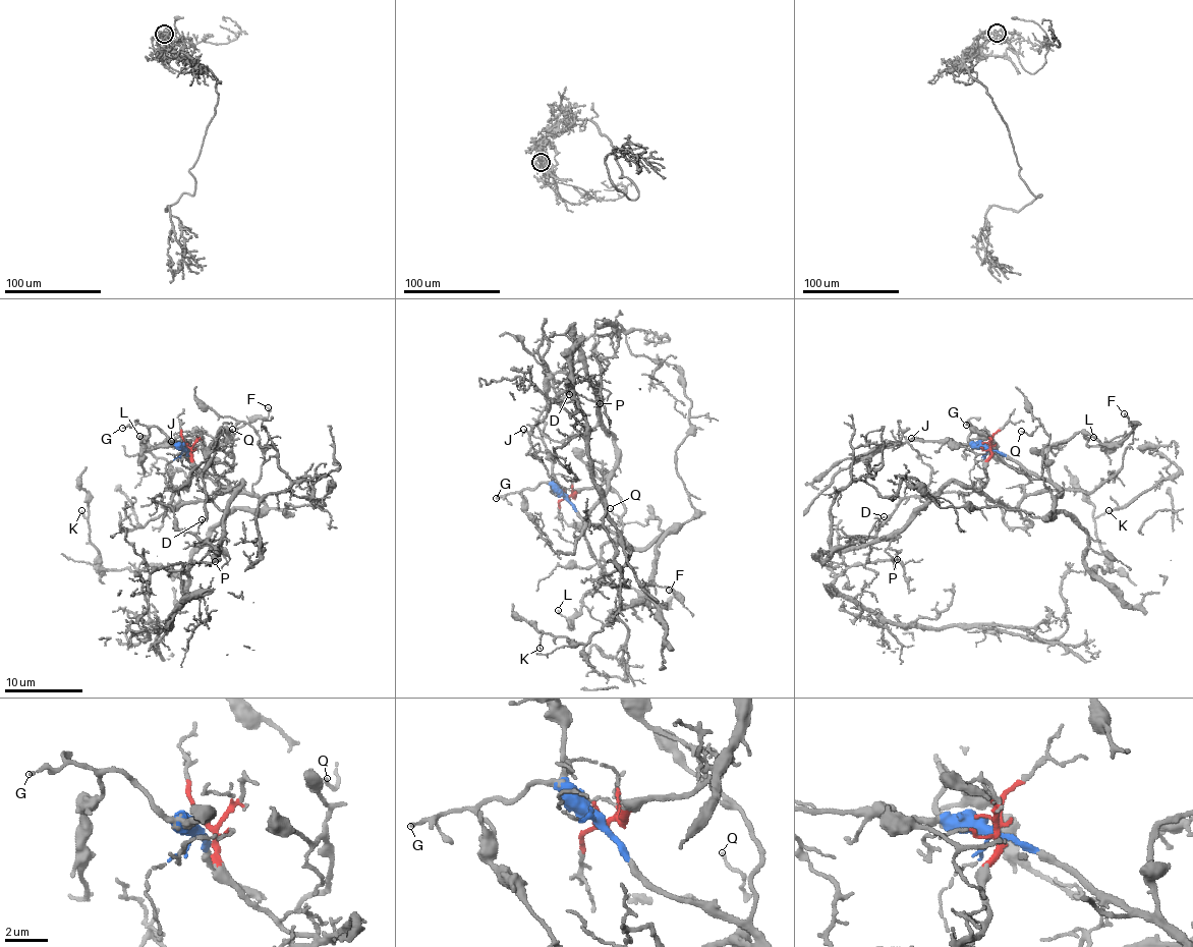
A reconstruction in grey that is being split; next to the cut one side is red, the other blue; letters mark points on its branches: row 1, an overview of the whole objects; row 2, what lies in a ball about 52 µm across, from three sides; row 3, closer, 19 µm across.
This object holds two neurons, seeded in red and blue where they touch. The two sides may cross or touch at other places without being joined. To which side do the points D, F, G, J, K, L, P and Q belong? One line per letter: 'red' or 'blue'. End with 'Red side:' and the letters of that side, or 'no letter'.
D: red
F: blue
G: blue
J: blue
K: blue
L: blue
P: red
Q: blue
Red side: D, P

